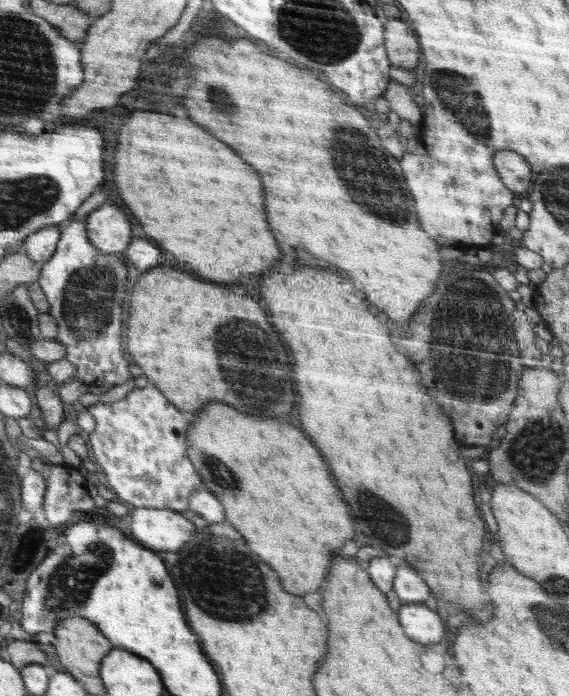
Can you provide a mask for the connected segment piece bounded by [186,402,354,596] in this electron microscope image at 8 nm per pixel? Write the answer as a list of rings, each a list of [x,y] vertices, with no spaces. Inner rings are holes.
[[[209,402],[195,414],[194,422],[187,428],[186,452],[204,486],[224,506],[226,520],[246,538],[248,546],[280,574],[284,590],[298,596],[318,590],[330,564],[330,554],[354,536],[354,526],[348,518],[342,492],[332,484],[330,470],[312,442],[290,424],[274,418],[248,416],[226,404]]]

